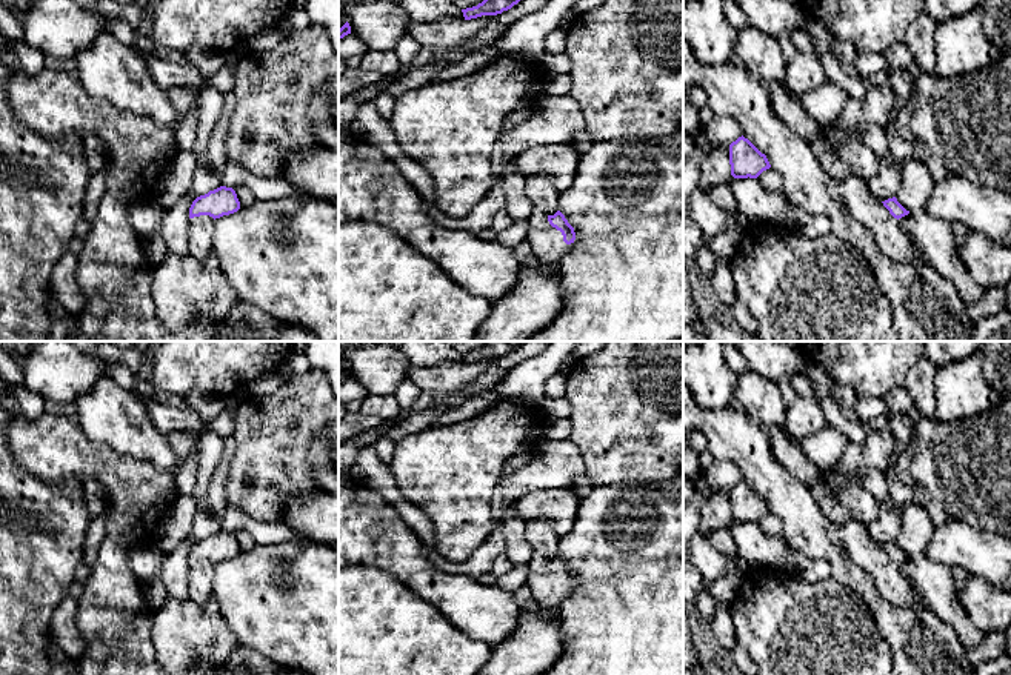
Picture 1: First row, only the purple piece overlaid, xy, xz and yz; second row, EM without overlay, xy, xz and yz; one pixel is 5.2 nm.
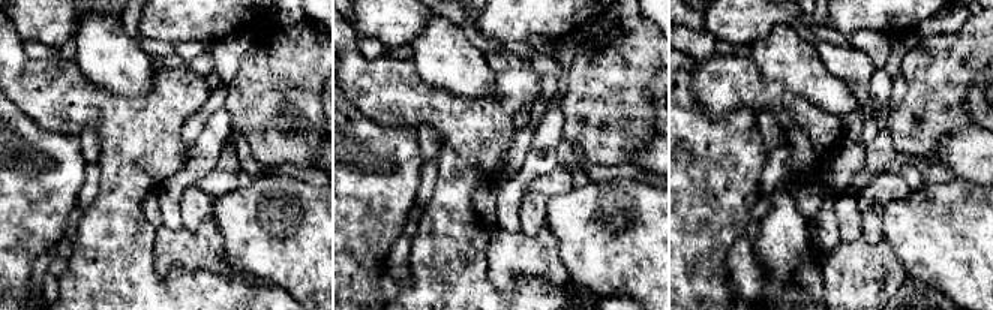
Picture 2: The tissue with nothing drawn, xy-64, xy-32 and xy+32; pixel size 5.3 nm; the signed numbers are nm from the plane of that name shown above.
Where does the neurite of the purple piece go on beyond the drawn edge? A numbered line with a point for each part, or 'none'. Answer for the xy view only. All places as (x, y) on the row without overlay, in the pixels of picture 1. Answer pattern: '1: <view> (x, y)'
none

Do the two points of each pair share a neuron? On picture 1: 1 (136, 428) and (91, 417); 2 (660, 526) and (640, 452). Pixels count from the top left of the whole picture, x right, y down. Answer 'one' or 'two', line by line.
1: one
2: two

